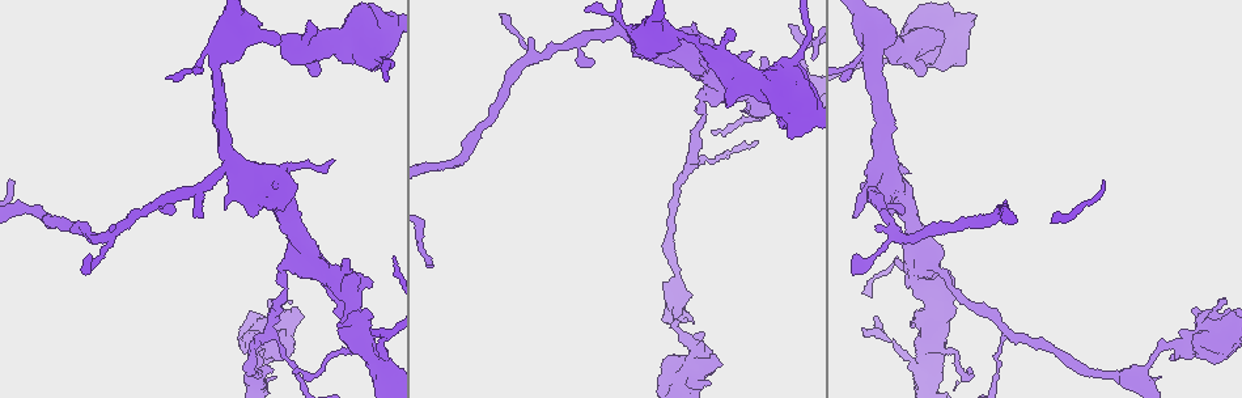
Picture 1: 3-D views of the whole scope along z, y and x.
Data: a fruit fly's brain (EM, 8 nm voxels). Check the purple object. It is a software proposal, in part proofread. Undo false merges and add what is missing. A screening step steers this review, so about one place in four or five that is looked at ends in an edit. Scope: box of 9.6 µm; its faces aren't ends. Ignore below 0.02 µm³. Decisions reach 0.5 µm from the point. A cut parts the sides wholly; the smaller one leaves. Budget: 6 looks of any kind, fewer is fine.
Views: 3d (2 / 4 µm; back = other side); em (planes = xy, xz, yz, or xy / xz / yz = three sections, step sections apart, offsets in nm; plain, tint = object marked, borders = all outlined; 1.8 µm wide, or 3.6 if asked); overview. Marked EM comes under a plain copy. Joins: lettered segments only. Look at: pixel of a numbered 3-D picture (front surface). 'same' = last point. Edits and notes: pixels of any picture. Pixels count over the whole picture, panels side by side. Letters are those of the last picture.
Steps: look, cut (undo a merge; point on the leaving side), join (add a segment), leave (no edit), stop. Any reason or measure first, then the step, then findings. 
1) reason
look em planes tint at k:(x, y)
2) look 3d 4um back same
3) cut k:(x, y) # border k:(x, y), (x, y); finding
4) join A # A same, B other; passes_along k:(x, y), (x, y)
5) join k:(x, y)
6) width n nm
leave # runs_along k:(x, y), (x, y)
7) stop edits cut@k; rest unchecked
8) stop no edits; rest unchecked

sudden change in width
look em 3.6um xy step 8 borders at 1:(379, 60)

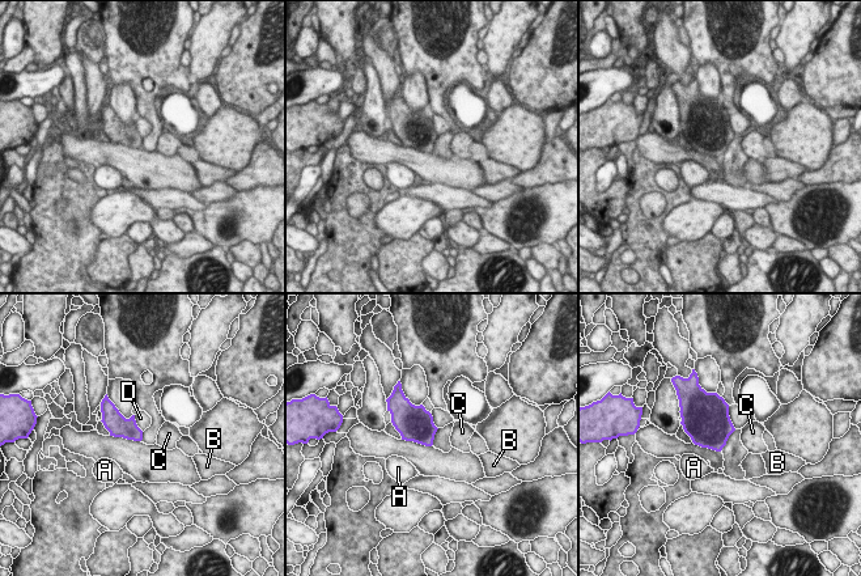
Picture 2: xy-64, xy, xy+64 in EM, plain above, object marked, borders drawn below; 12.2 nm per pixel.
look em 3.6um planes borders same

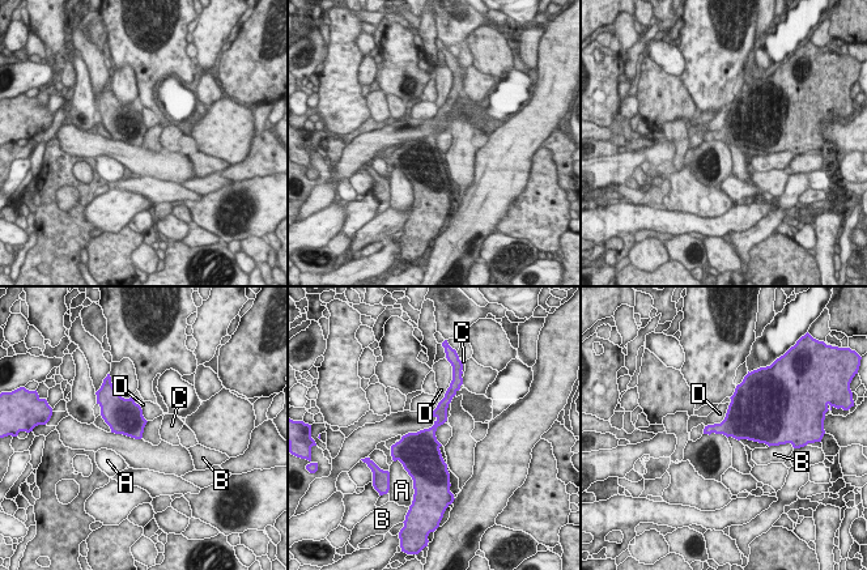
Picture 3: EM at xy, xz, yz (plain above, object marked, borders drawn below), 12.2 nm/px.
leave # A other, B other, C other, D other; border 3:(730, 403), (719, 422), (705, 426); all the same neuron

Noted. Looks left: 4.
a narrow waist
look 3d 4um at 1:(872, 40)

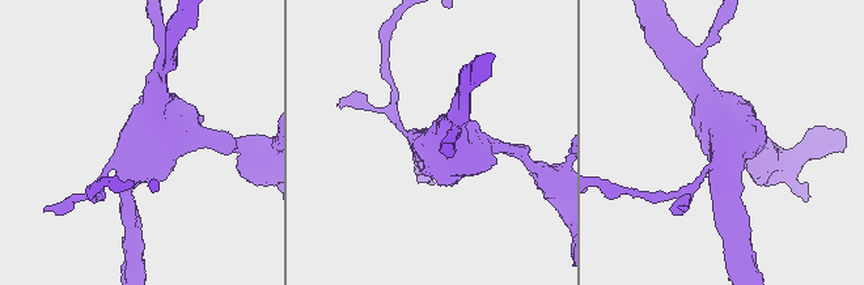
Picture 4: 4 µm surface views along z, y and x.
now the EM
look em yz step 8 tint at 4:(151, 151)

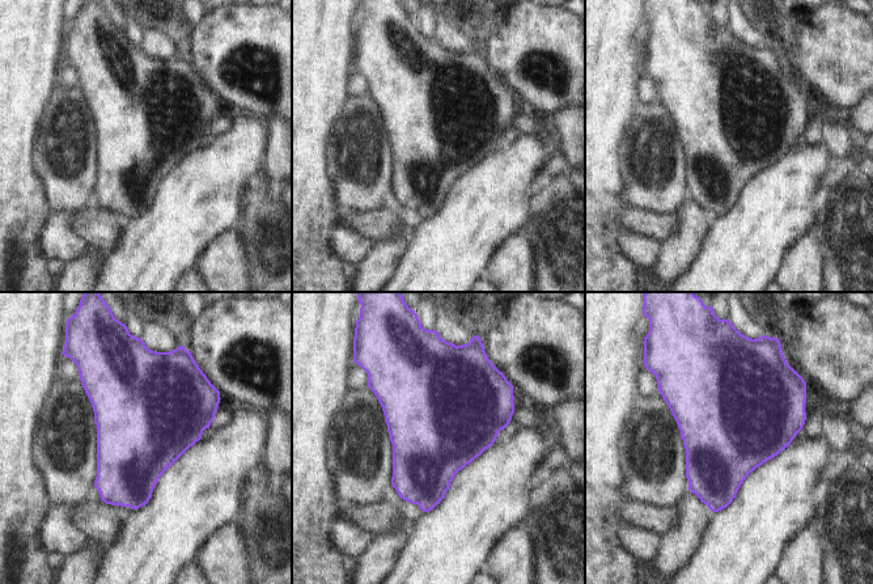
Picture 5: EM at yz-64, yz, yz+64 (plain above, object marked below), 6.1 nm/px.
another direction
look em planes borders same

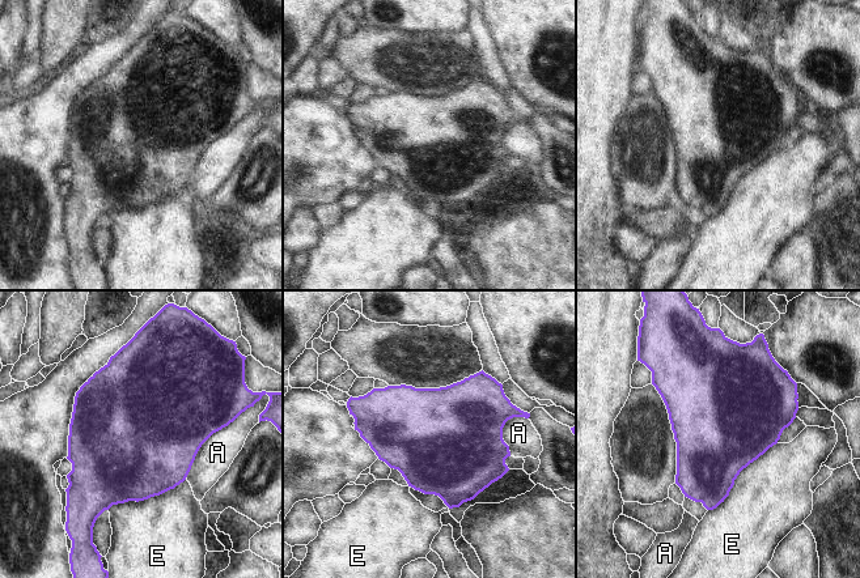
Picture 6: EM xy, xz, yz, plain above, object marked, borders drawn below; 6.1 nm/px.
longest_contact E 600 nm
leave # A other, E other; border 6:(776, 442), (708, 510); all the same neuron

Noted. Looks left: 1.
look em planes borders at 1:(854, 216)

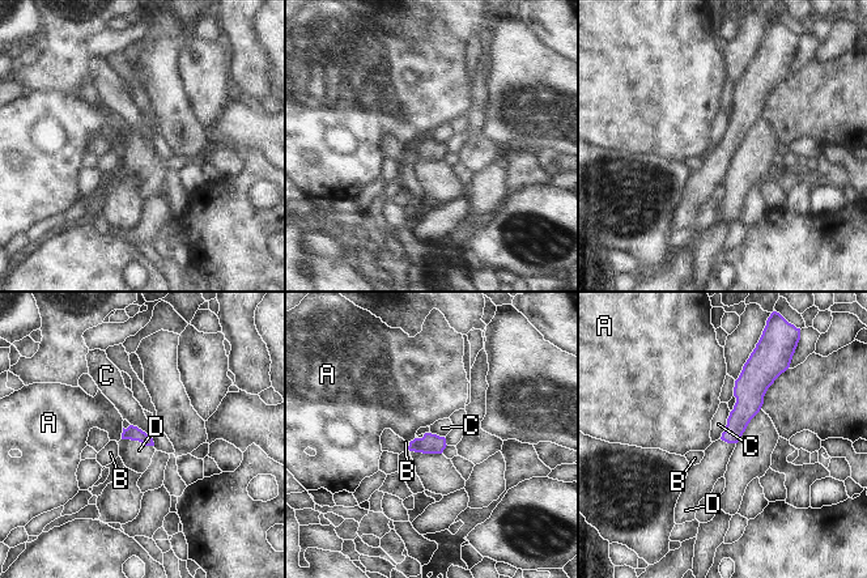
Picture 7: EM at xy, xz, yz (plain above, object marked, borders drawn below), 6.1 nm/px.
longest_contact D 200 nm
join D # A other, B other, C other, D same; it goes on there

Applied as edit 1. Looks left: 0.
stop edits join@7; rest unchecked

